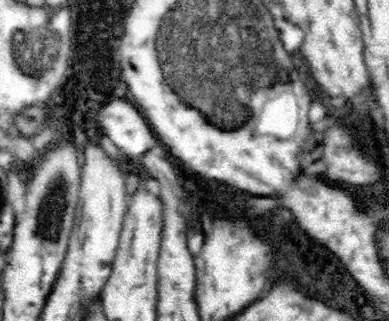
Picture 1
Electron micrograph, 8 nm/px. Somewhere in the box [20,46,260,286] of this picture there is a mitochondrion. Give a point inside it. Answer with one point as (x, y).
(54, 204)

